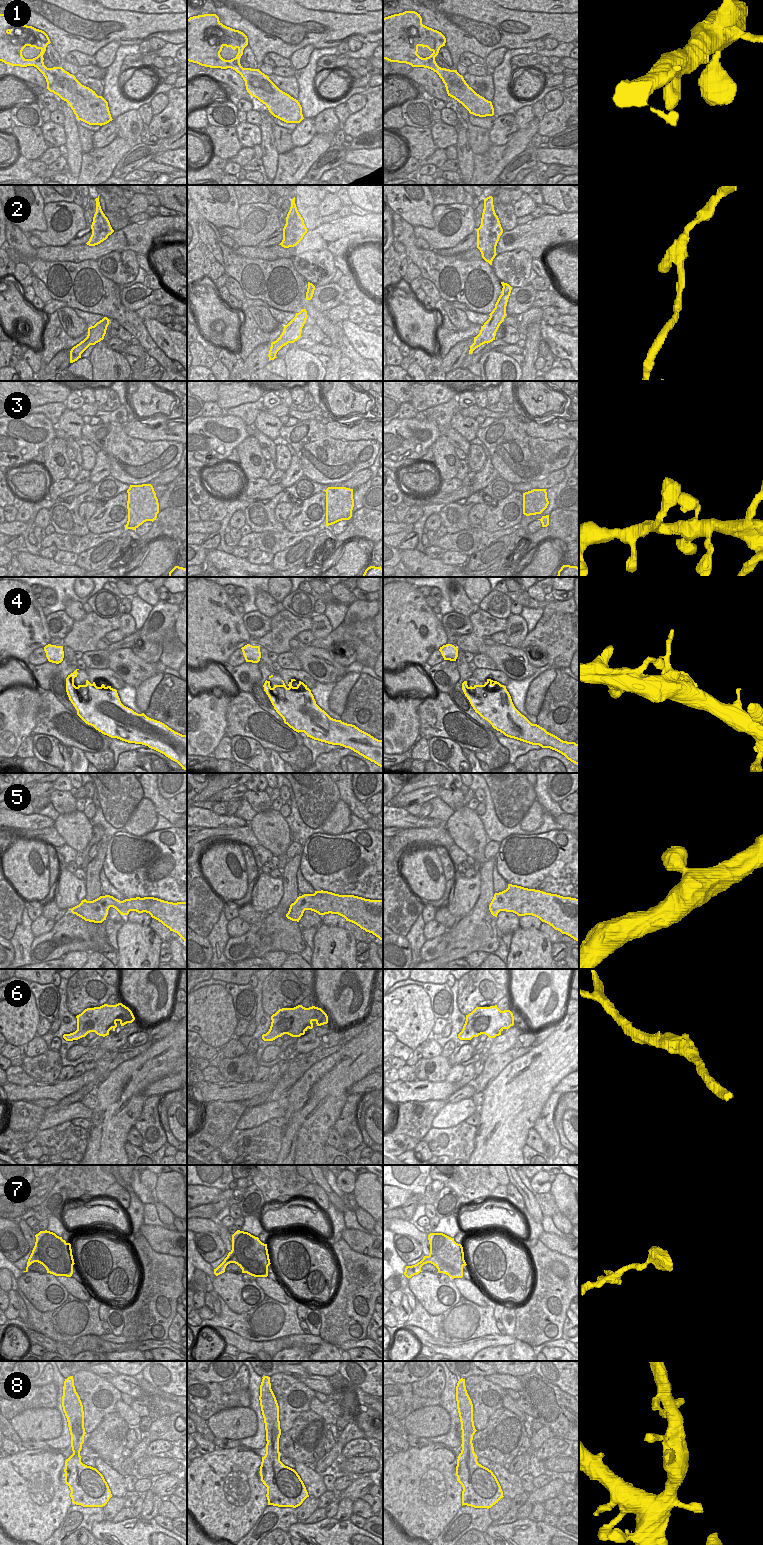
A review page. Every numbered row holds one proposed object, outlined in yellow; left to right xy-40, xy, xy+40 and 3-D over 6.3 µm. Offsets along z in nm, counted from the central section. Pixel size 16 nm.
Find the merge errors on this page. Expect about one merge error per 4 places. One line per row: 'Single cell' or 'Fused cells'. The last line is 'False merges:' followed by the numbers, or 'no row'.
1: Single cell
2: Single cell
3: Single cell
4: Single cell
5: Single cell
6: Single cell
7: Single cell
8: Single cell
False merges: no row.

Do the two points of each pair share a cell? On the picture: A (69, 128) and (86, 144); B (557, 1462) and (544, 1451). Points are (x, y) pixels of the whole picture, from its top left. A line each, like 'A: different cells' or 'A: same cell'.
A: different cells
B: different cells

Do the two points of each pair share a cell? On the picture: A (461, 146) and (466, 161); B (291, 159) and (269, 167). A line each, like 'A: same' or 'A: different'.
A: same
B: different

